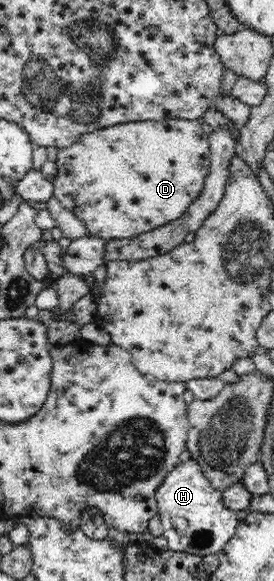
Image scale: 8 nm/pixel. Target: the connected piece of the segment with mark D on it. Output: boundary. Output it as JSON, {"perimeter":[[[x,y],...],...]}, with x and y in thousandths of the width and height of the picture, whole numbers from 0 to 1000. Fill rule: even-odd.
{"perimeter":[[[606,203],[584,208],[500,208],[449,212],[442,215],[372,220],[328,229],[303,231],[288,244],[245,253],[212,256],[201,286],[212,289],[212,298],[193,318],[193,336],[215,343],[215,348],[237,361],[255,361],[274,368],[321,396],[325,404],[369,408],[376,413],[405,411],[467,411],[493,410],[511,403],[577,394],[602,389],[650,375],[661,375],[693,358],[693,351],[719,344],[726,334],[737,332],[752,303],[766,298],[770,267],[766,248],[759,246],[755,232],[734,222],[734,208],[723,205],[642,205]]]}

